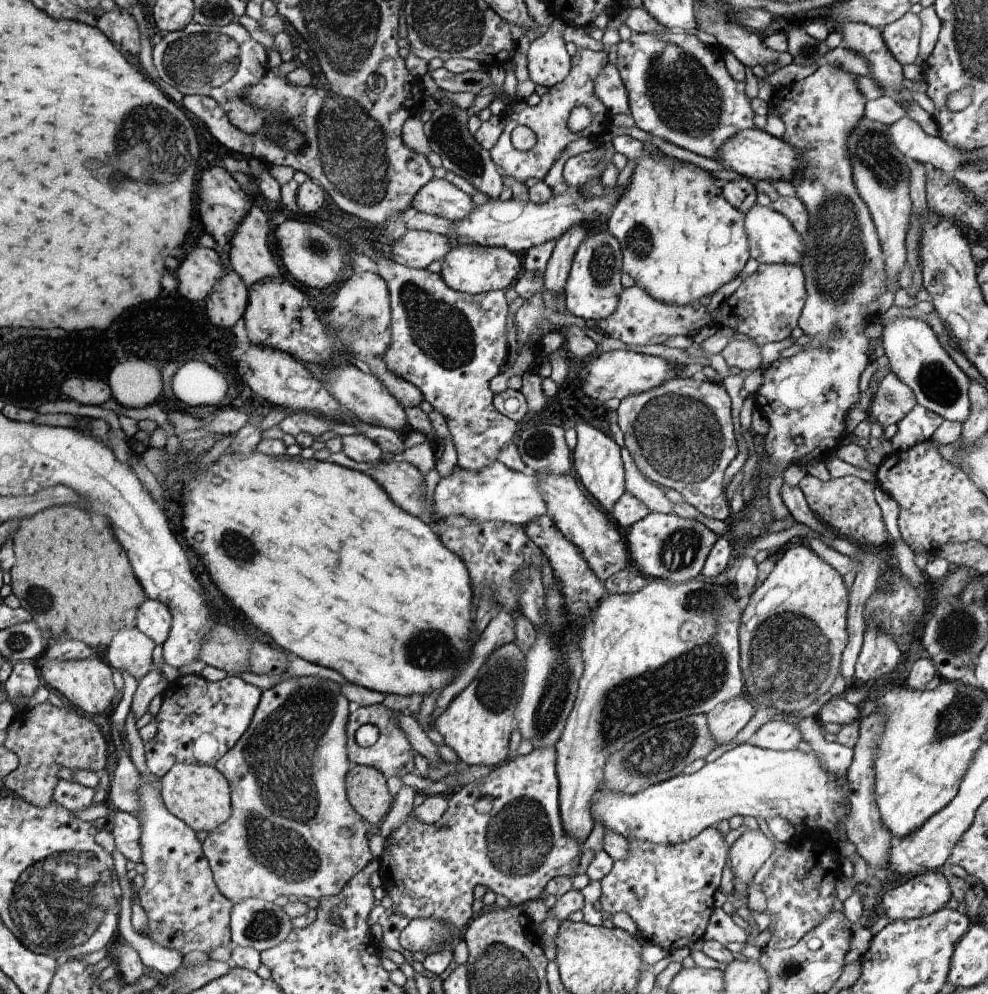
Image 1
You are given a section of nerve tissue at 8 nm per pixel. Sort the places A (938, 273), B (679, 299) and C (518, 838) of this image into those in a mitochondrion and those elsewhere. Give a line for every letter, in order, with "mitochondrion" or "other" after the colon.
A: mitochondrion
B: other
C: mitochondrion

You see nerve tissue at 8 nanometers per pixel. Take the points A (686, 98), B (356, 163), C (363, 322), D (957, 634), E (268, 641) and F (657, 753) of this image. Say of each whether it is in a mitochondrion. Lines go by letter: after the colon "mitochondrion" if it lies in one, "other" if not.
A: mitochondrion
B: mitochondrion
C: mitochondrion
D: mitochondrion
E: other
F: mitochondrion

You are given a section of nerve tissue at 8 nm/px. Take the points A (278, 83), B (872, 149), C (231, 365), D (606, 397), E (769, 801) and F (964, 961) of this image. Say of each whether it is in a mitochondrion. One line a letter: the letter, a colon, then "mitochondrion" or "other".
A: other
B: mitochondrion
C: other
D: other
E: mitochondrion
F: other

